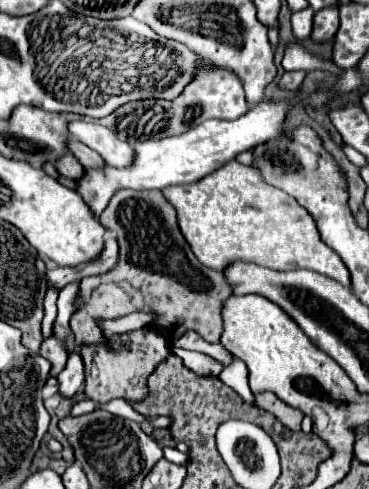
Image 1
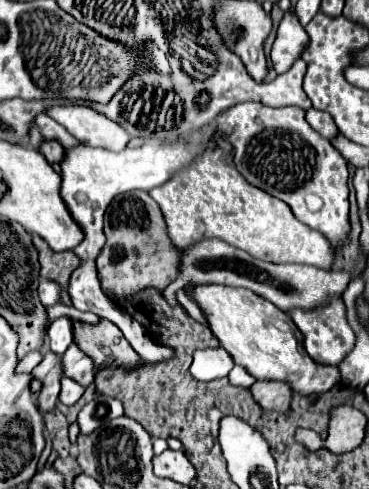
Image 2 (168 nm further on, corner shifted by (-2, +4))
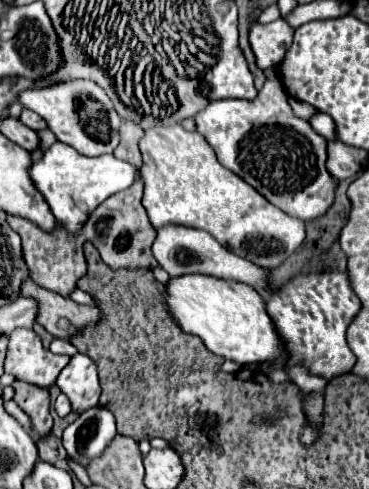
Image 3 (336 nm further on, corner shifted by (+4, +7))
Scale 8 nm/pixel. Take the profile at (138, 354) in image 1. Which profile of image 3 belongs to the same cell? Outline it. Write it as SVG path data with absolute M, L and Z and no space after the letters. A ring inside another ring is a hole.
M26 280L22 284L22 294L32 296L40 302L38 322L56 338L68 340L82 328L98 324L98 320L102 320L102 314L96 306L82 306L70 298L56 296L54 292L36 286L32 280Z

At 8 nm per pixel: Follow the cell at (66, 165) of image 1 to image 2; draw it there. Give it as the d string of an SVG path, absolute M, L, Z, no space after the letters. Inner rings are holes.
M44 139L38 149L40 149L40 153L46 157L48 163L60 163L60 159L64 157L64 149L62 149L60 143L56 143L56 141Z

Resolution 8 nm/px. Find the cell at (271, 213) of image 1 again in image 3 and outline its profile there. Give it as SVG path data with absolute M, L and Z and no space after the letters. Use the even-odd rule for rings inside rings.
M180 124L154 126L146 130L140 140L140 152L144 182L142 204L156 230L166 224L206 230L234 254L270 270L278 268L304 242L306 224L298 218L290 218L240 176L224 168L202 134L188 132Z

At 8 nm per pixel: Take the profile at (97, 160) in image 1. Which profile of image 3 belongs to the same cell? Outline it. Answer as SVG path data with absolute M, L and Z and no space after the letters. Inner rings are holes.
M24 108L22 110L22 116L20 116L20 120L28 126L28 128L32 128L32 130L46 130L48 128L48 124L36 114L36 112L32 112L32 110L28 110L28 108Z

